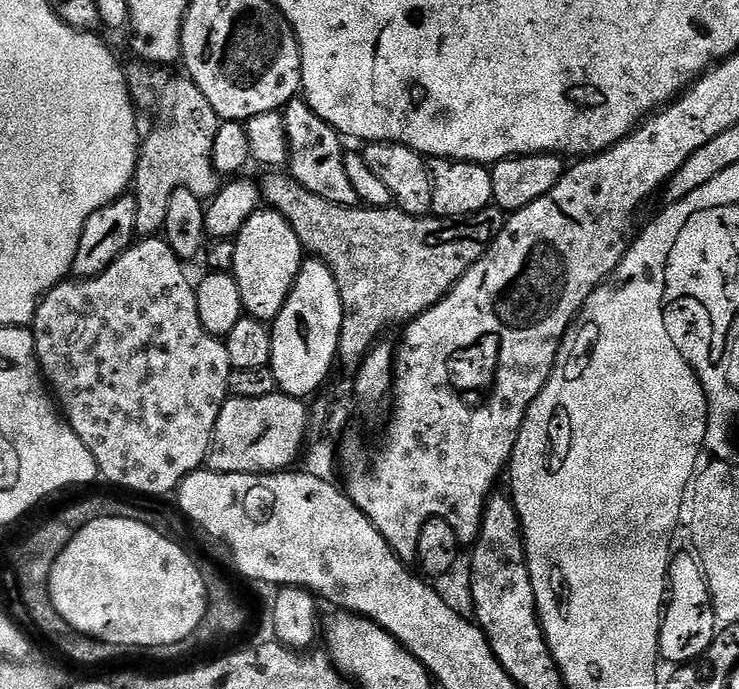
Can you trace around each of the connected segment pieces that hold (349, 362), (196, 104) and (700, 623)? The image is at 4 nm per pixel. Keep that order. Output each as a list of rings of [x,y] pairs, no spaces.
[[[268,174],[262,187],[262,196],[267,203],[268,200],[272,203],[269,205],[274,211],[290,222],[305,253],[321,260],[334,274],[344,307],[338,356],[349,370],[359,365],[387,328],[395,324],[407,325],[409,320],[416,319],[427,308],[434,307],[467,274],[470,266],[477,264],[488,253],[489,246],[503,230],[506,219],[506,213],[495,206],[483,208],[469,216],[411,216],[395,206],[347,208],[326,202],[326,198],[318,198],[318,194],[310,194],[306,186],[288,174]]]
[[[132,62],[132,65],[127,65],[126,75],[128,91],[132,93],[132,99],[137,109],[153,108],[160,115],[161,120],[161,124],[149,136],[147,133],[143,137],[140,145],[140,157],[136,160],[136,175],[134,177],[134,195],[136,197],[134,226],[137,237],[156,238],[161,235],[166,222],[166,210],[170,206],[170,194],[174,194],[174,190],[185,188],[204,198],[211,198],[220,191],[222,177],[214,166],[212,155],[214,154],[214,138],[218,134],[222,121],[216,115],[214,106],[210,106],[210,102],[206,102],[206,94],[202,94],[202,90],[198,90],[196,83],[187,75],[175,76],[167,67],[143,62]]]
[[[678,555],[667,564],[668,601],[659,620],[659,656],[663,663],[672,664],[678,660],[690,662],[707,653],[718,633],[718,621],[711,606],[702,606],[698,592],[707,586],[697,560],[688,560]]]

